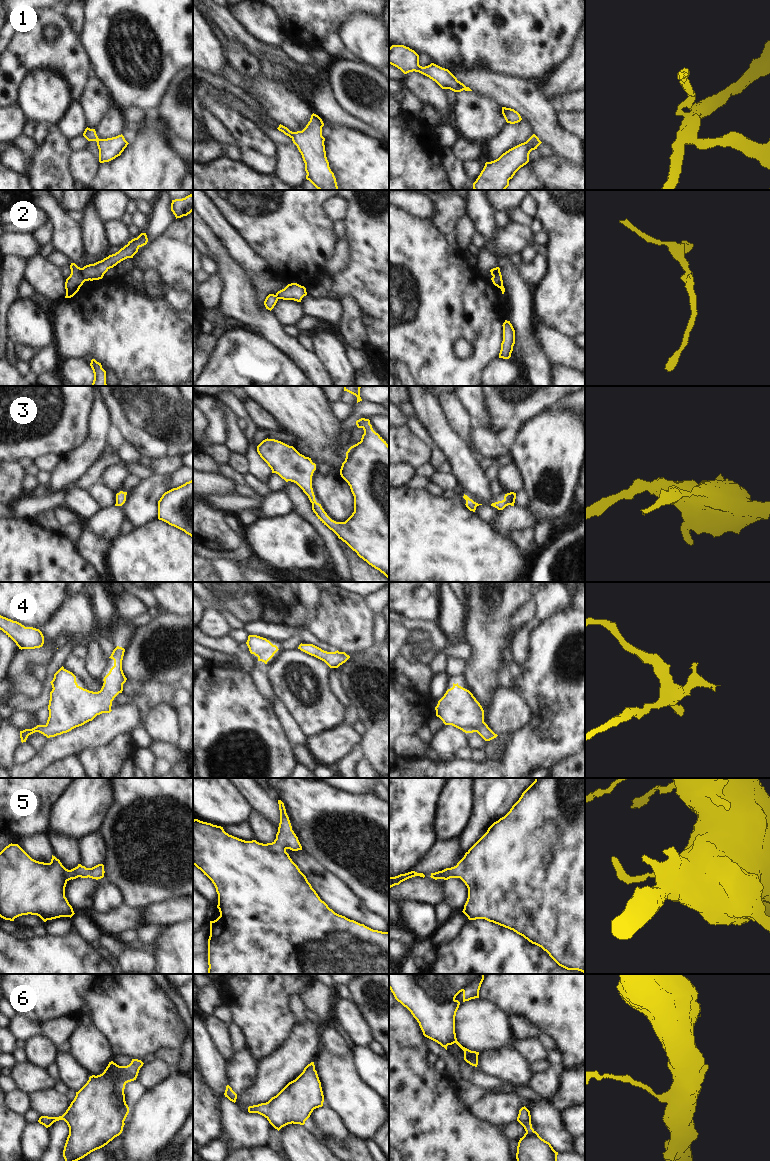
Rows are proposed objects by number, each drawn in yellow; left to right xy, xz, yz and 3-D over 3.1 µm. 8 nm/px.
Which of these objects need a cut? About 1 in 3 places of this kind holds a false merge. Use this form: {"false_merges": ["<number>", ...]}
{"false_merges": ["2"]}

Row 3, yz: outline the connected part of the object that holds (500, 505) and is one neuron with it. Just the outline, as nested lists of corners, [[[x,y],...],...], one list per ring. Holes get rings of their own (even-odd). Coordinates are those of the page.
[[[510,492],[505,494],[504,499],[502,501],[492,503],[491,506],[497,508],[498,510],[503,510],[508,505],[514,506],[515,499],[516,493]]]

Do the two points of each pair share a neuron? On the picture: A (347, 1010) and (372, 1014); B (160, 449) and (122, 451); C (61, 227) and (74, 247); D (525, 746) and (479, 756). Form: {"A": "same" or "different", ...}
{"A": "different", "B": "different", "C": "same", "D": "different"}

